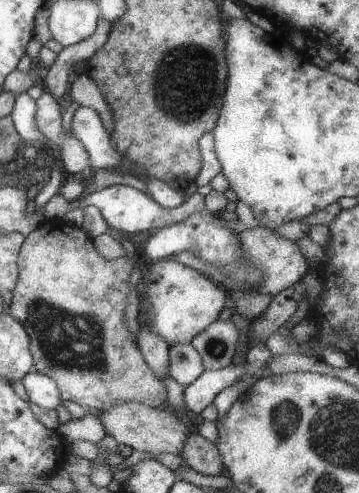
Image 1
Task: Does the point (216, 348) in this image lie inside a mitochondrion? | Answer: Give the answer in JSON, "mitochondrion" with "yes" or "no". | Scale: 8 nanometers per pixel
{"mitochondrion":"yes"}

